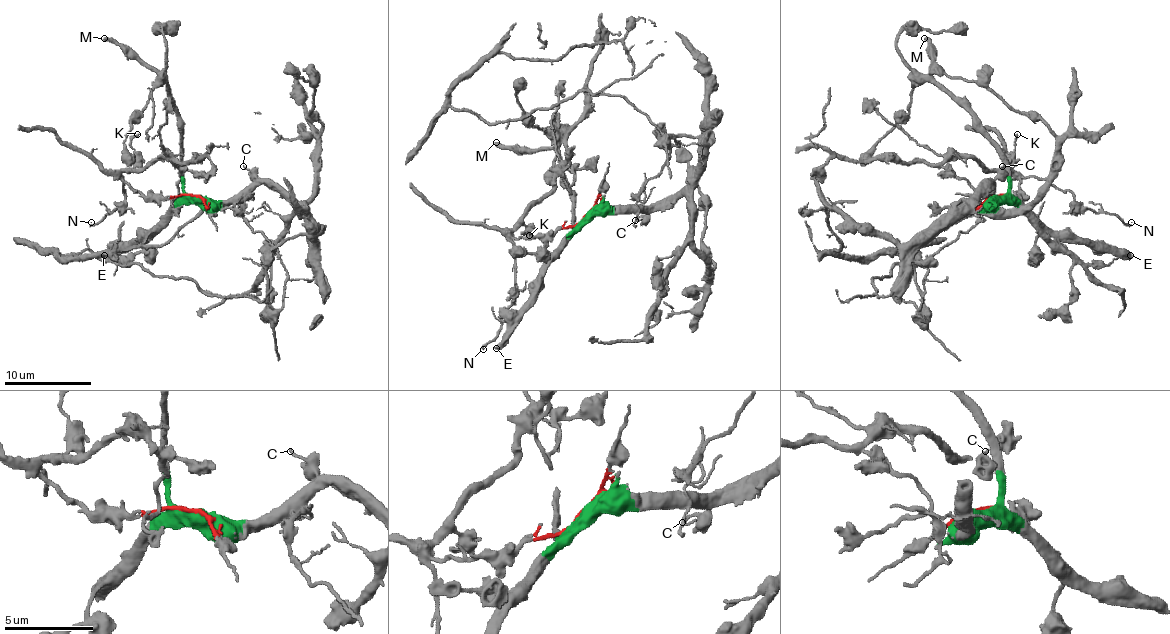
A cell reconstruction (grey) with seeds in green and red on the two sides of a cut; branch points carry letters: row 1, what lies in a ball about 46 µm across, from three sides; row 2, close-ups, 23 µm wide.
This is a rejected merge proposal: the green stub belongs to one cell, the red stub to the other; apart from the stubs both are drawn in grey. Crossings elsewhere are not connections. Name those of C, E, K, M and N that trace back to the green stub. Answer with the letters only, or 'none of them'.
C, E, M

